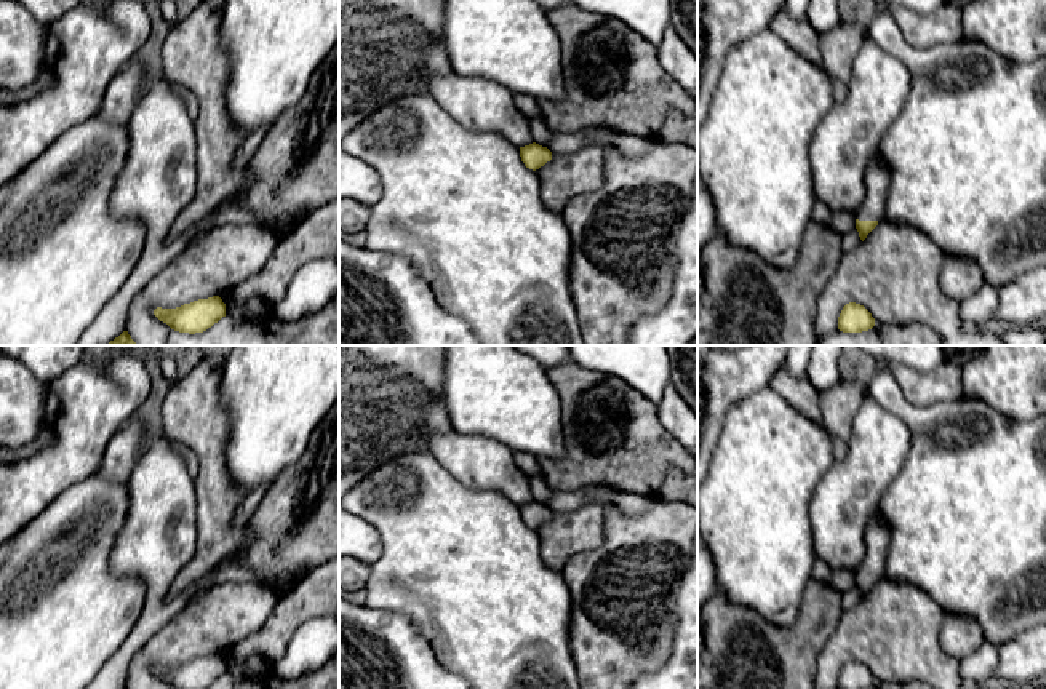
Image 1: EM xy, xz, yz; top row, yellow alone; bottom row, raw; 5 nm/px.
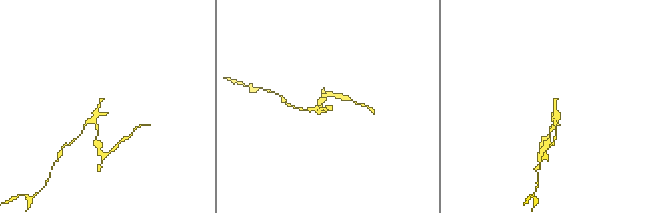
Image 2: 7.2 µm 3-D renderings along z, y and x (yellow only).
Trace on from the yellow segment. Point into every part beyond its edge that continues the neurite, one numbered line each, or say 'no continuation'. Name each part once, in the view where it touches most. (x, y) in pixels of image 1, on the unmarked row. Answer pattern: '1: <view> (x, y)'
1: yz (877, 534)

